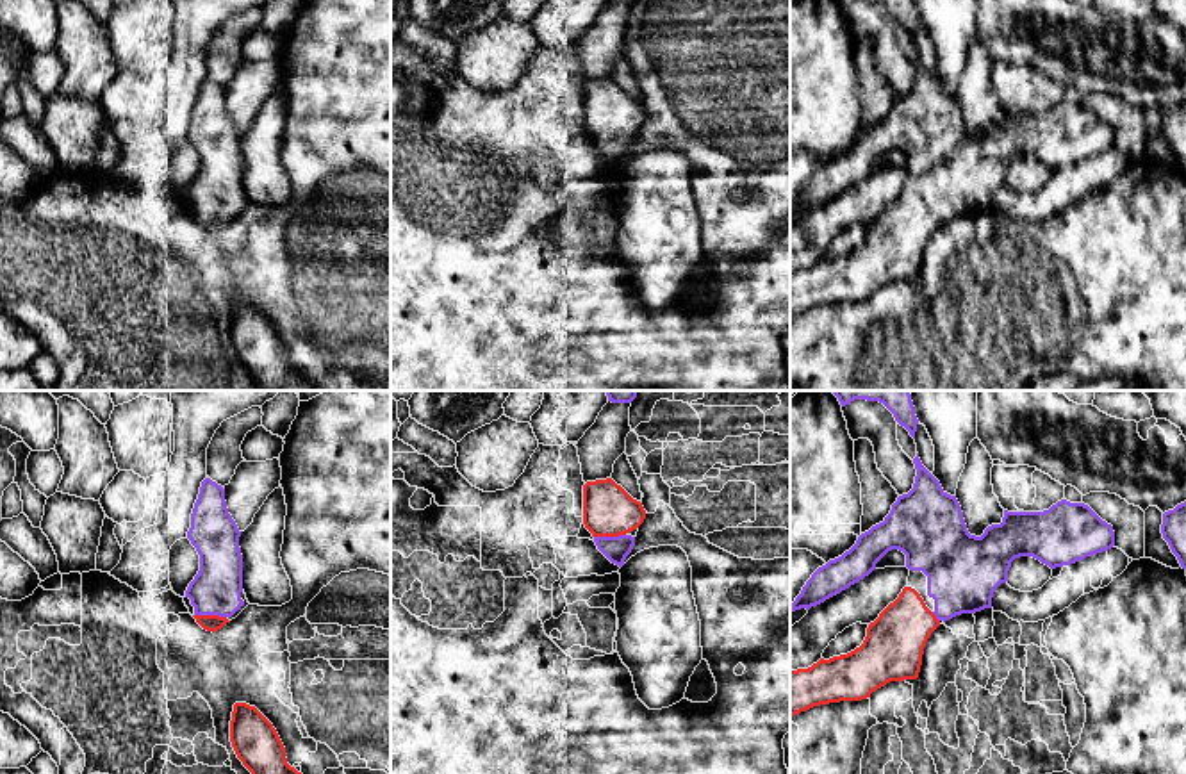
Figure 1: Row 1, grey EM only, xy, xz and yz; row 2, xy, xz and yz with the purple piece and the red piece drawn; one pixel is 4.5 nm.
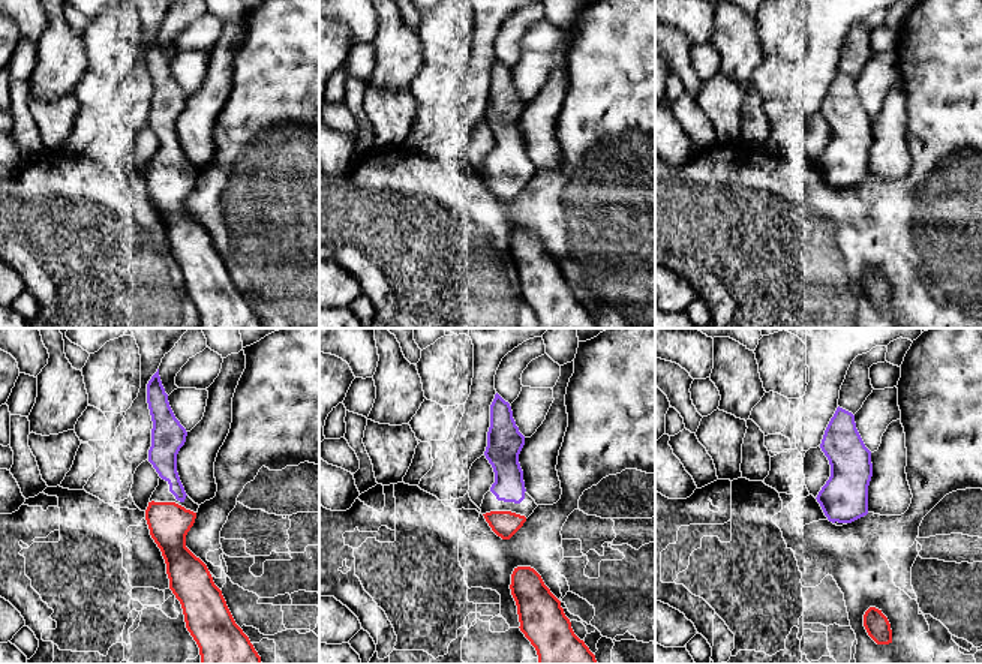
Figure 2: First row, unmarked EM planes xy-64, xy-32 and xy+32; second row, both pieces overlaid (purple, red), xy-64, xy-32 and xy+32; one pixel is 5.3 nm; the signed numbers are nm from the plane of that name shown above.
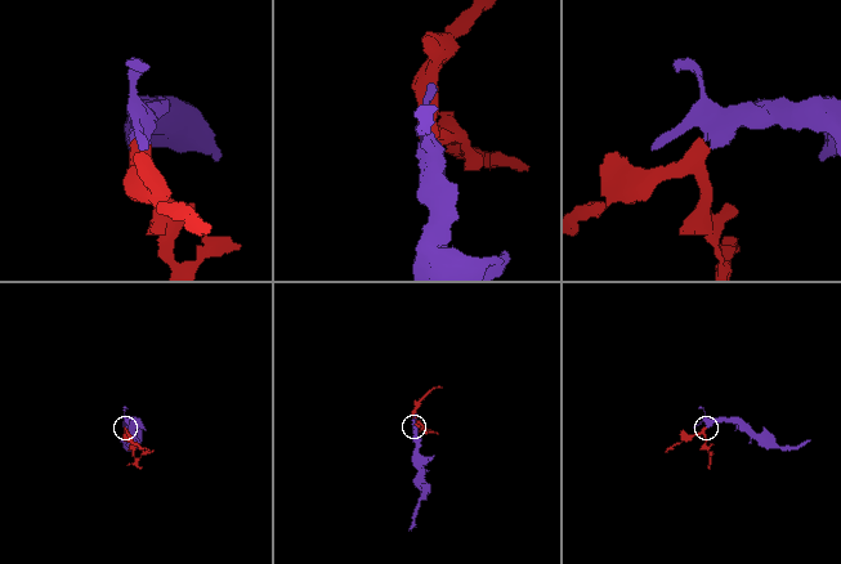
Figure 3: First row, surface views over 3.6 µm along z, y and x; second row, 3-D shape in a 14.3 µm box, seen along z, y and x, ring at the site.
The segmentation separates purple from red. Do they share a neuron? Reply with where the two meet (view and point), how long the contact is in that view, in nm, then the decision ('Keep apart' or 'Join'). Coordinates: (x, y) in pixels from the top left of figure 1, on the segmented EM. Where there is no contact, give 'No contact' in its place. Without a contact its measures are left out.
Touches purple at xy (211, 614). Shared border 140 nm. Join

